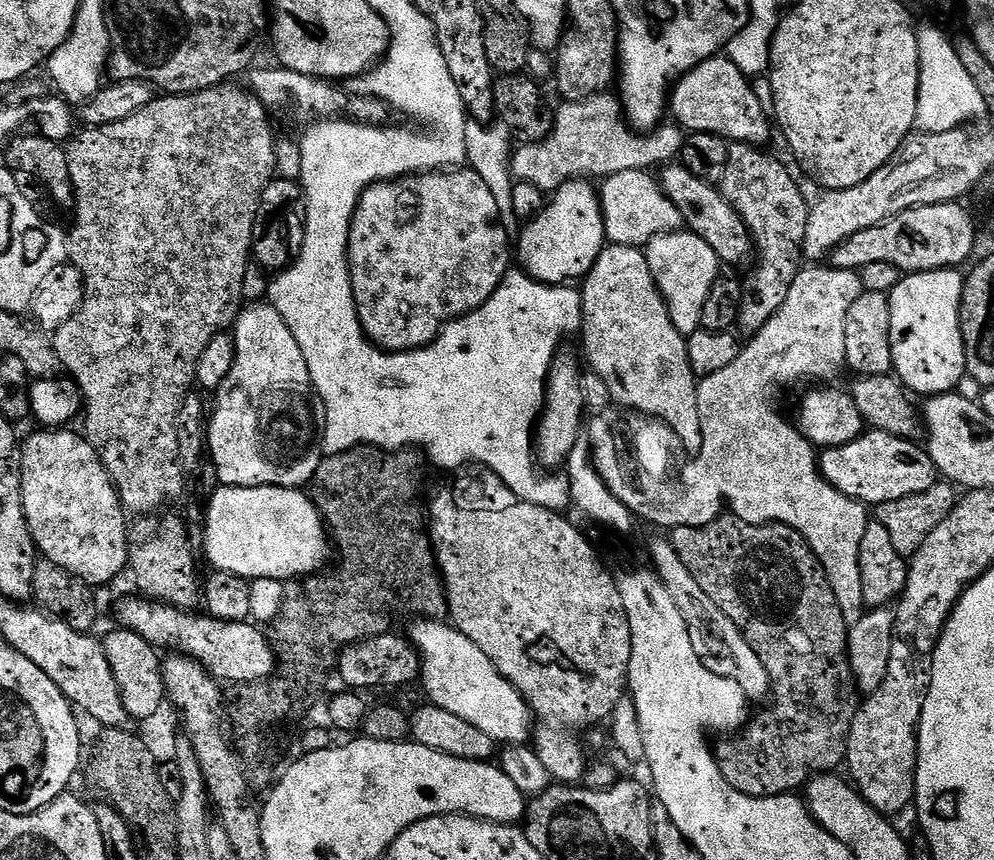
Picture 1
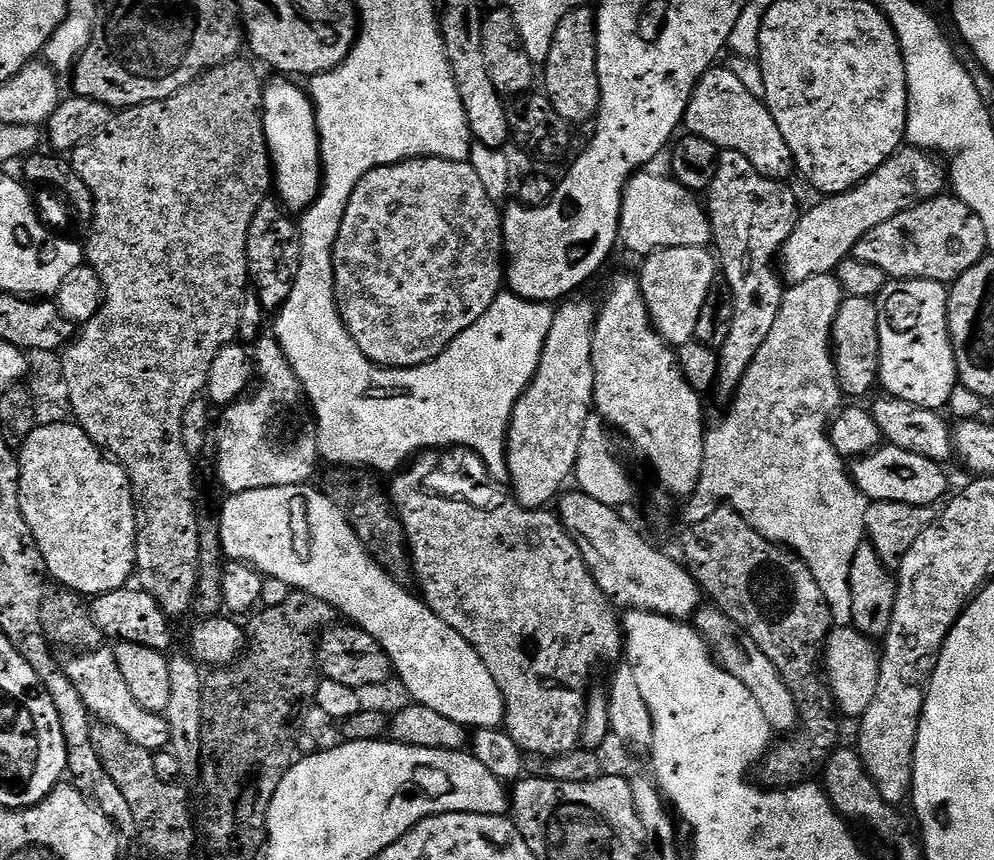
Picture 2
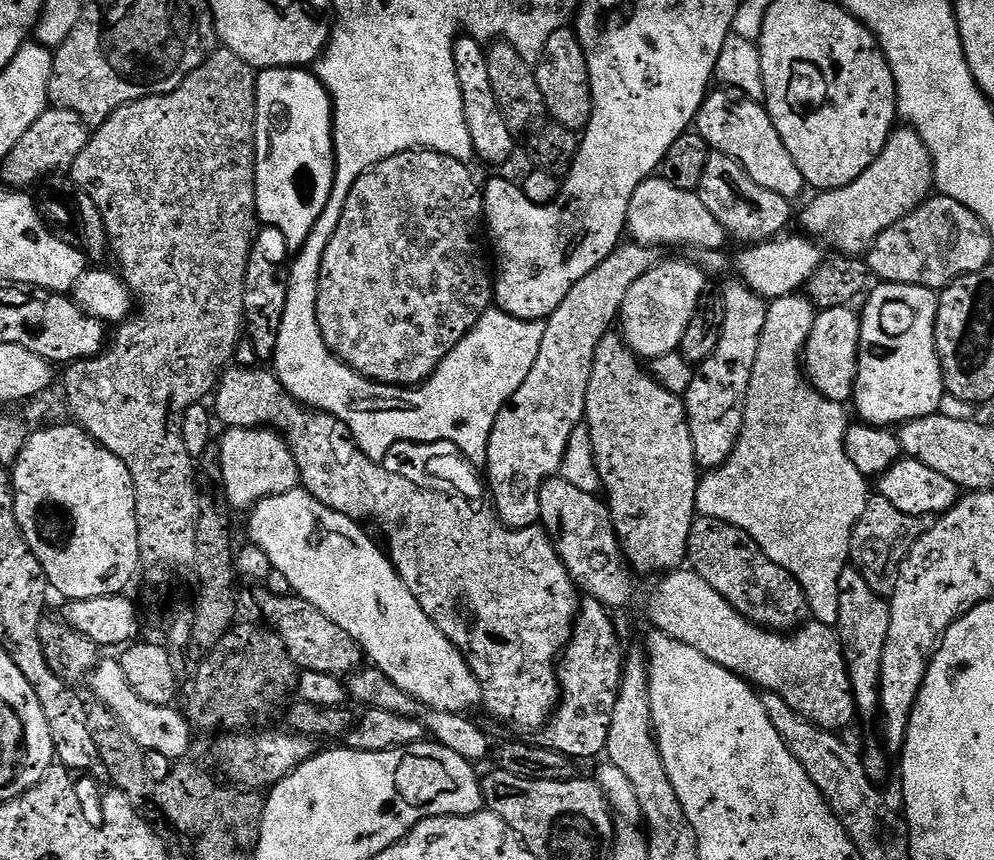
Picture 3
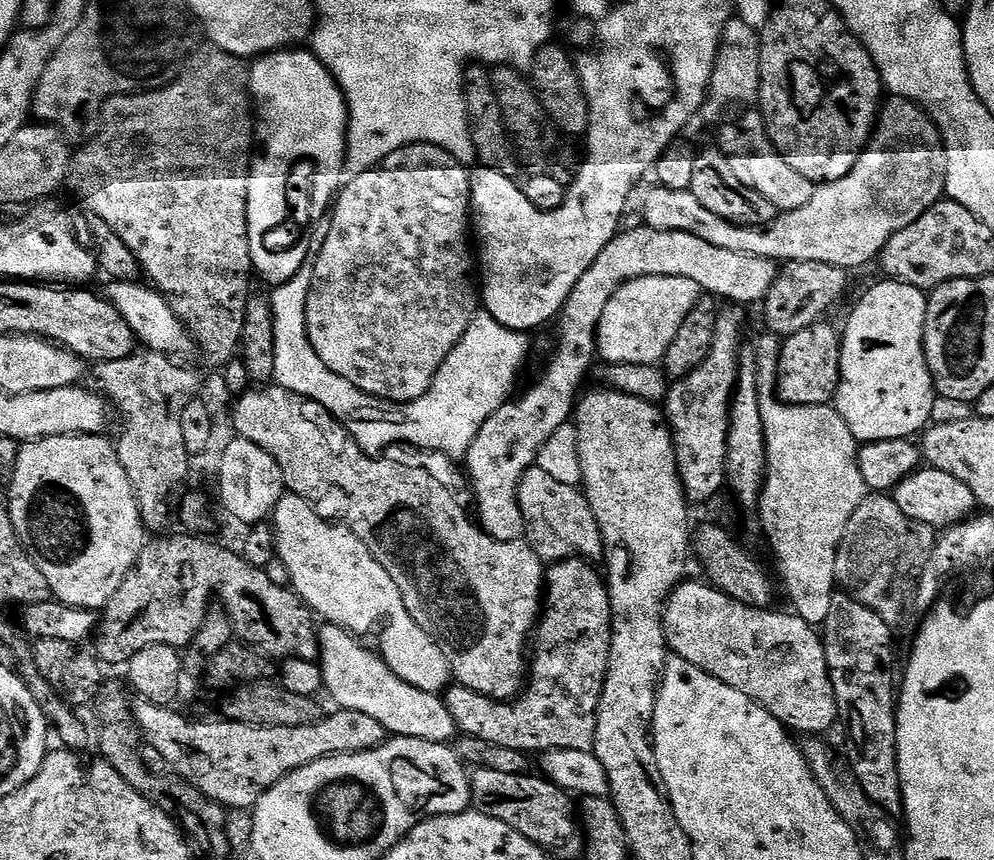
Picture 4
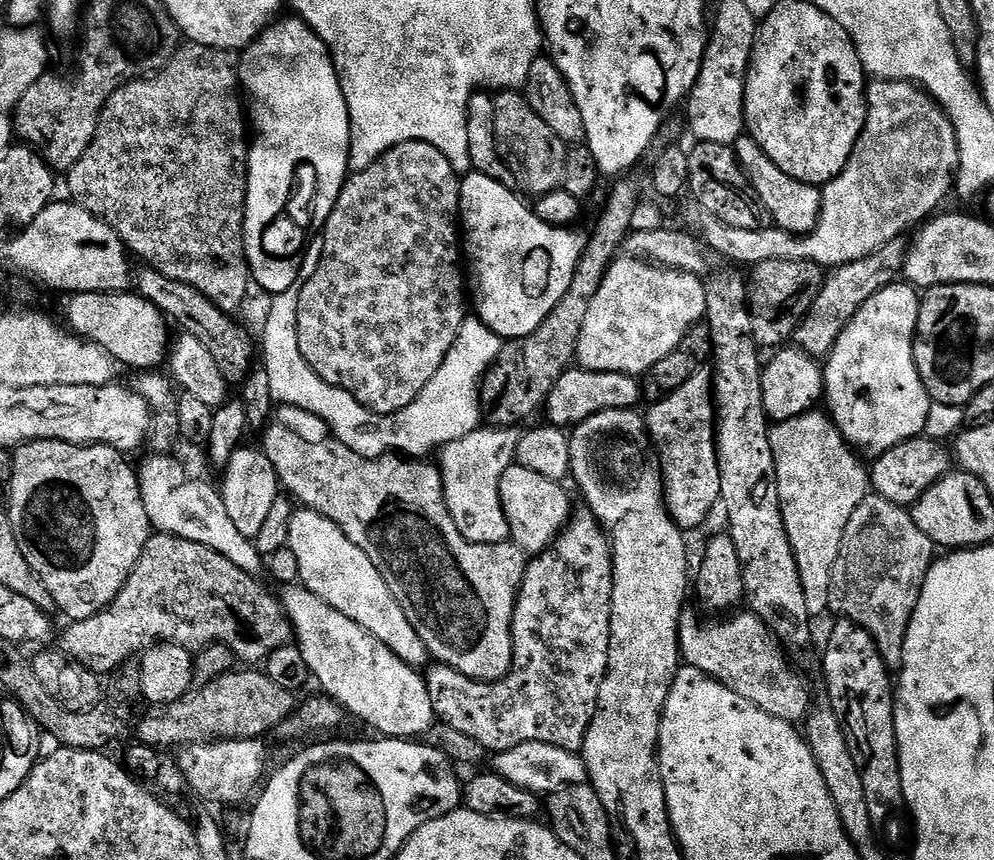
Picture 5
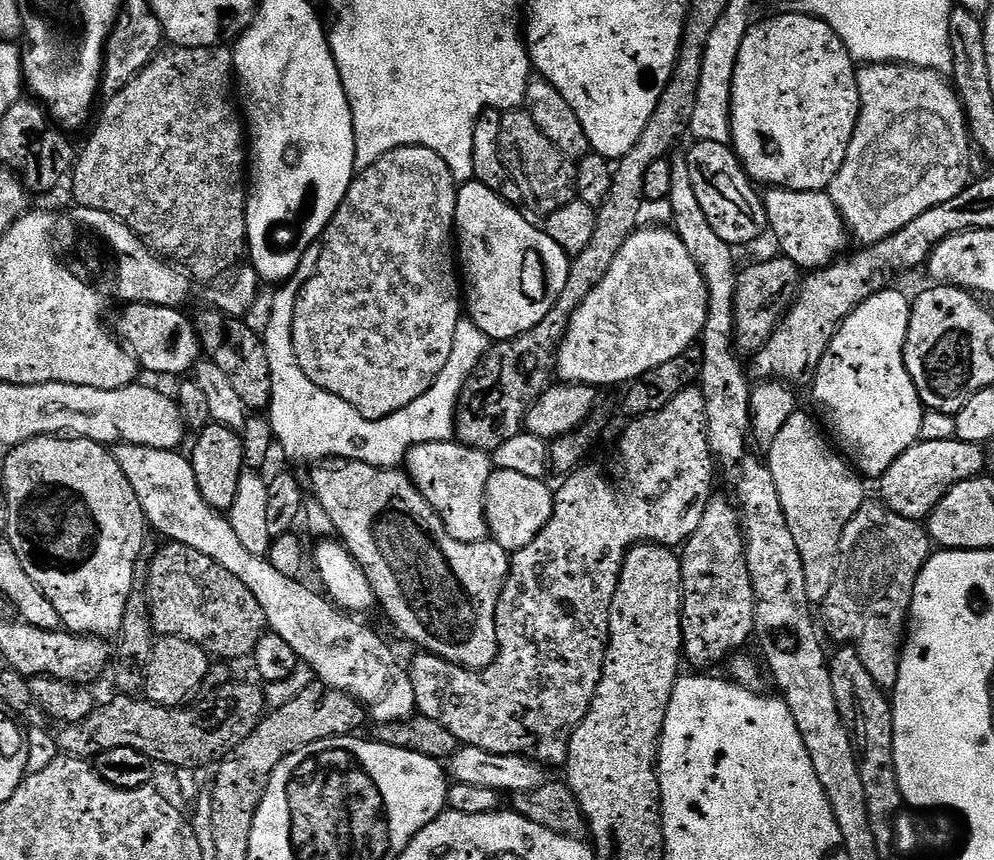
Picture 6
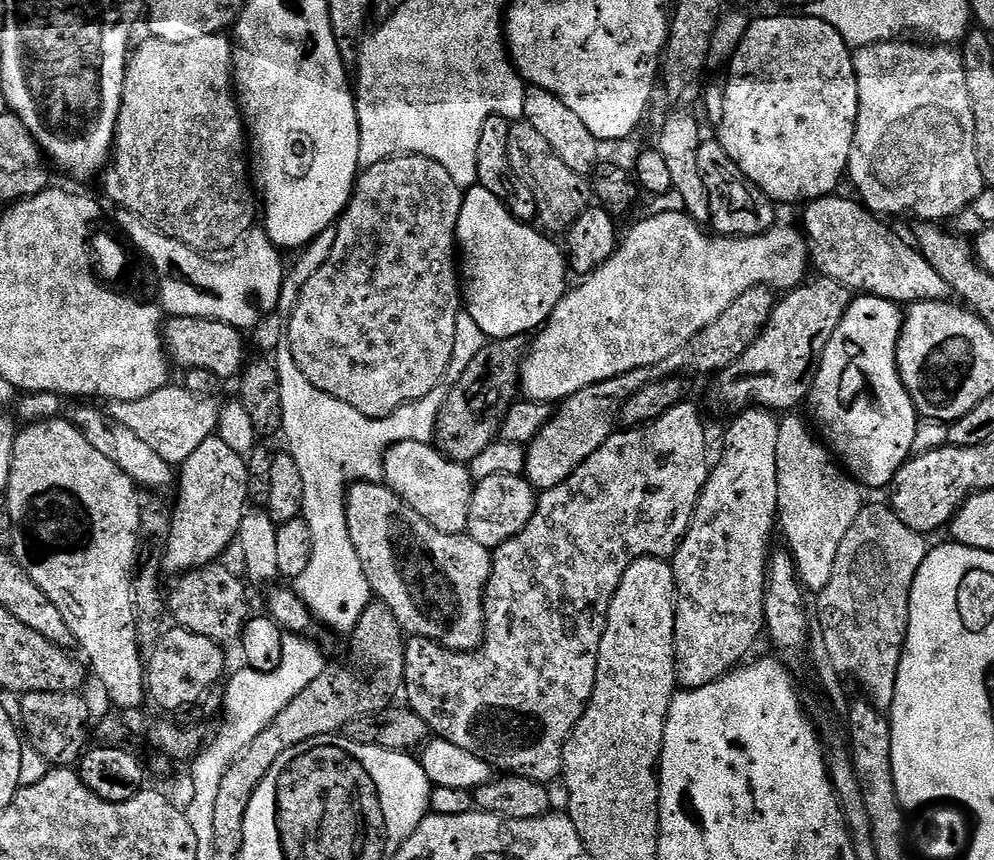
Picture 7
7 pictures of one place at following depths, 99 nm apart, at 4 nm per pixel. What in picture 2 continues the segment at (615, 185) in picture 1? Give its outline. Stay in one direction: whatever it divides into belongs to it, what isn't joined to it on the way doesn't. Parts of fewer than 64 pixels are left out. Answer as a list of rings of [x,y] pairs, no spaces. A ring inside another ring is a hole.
[[[641,171],[624,187],[619,243],[637,252],[640,258],[667,248],[708,248],[712,244],[712,223],[708,220],[705,205],[701,201],[699,204],[696,201],[699,199],[676,180],[650,173]]]

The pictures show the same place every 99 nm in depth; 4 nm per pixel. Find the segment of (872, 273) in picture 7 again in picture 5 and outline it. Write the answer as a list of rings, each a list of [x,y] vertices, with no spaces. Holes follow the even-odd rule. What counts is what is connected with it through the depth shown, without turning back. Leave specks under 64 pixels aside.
[[[740,135],[734,145],[734,151],[740,169],[744,171],[750,186],[756,191],[760,205],[770,217],[771,223],[795,236],[807,236],[812,232],[820,217],[821,189],[814,184],[798,182],[798,178],[790,178],[790,174],[778,170],[778,166],[774,166],[774,162],[766,158],[766,154],[756,145],[752,136]]]

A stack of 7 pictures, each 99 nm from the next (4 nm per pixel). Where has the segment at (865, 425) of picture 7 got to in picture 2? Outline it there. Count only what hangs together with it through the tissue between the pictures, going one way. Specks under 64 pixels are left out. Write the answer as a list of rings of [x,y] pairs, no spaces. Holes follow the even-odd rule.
[[[892,280],[875,297],[880,343],[879,387],[895,400],[944,410],[956,388],[956,359],[948,333],[948,288],[933,280]]]

